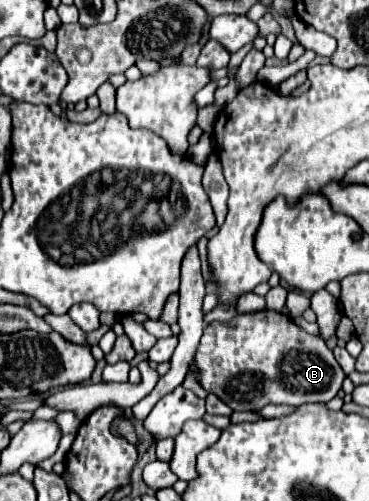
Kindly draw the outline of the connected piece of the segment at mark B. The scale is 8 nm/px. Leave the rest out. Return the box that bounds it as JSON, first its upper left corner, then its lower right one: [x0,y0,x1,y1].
[194,311,344,411]

